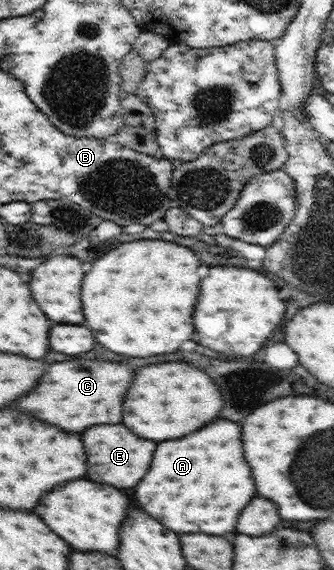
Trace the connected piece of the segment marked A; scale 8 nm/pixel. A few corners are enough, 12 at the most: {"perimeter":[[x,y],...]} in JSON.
{"perimeter":[[241,427],[157,443],[133,495],[175,533],[225,535],[255,493]]}

